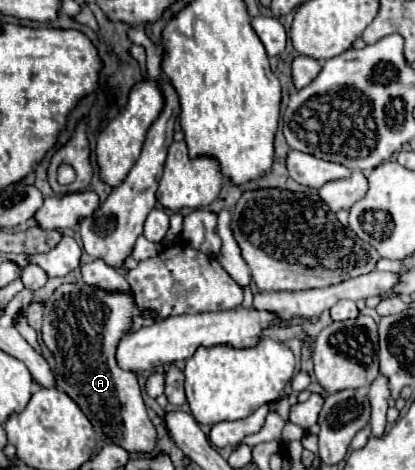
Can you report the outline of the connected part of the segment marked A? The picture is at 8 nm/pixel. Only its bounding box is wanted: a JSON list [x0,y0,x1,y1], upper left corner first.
[42,284,156,454]

